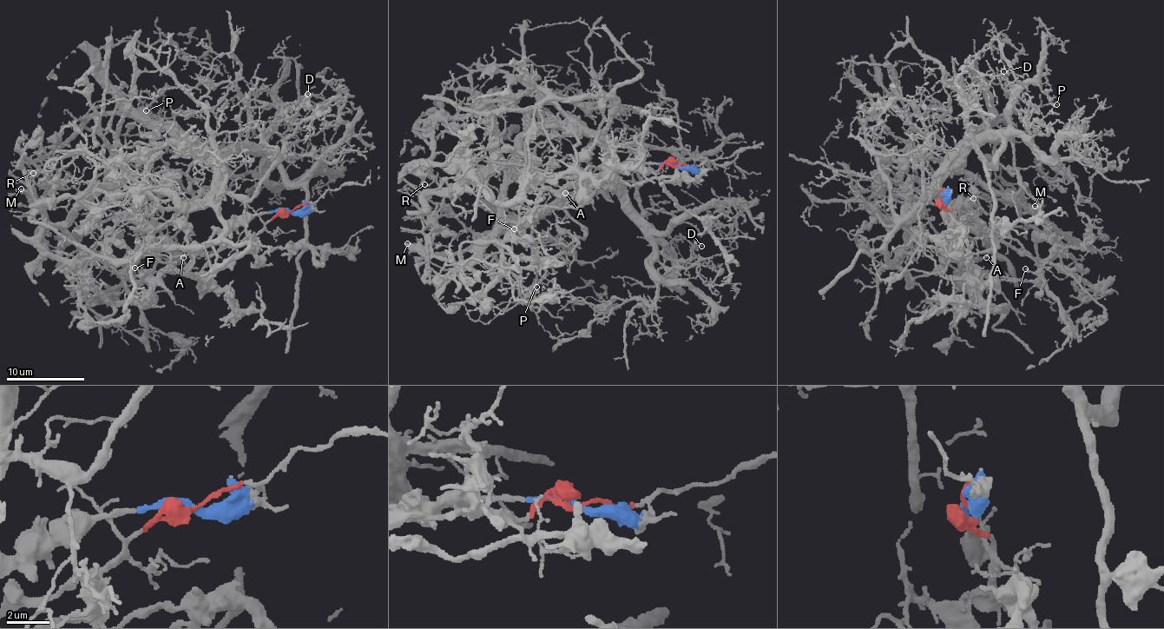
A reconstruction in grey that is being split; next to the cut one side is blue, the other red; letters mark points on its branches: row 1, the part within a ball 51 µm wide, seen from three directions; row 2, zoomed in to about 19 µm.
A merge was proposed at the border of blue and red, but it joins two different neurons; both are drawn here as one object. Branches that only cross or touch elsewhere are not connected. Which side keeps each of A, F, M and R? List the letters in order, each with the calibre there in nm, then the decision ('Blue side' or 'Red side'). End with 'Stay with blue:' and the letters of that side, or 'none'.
A: Thickness 110 nm. Red side
F: Thickness 140 nm. Red side
M: Thickness 300 nm. Red side
R: Thickness 170 nm. Red side
Stay with blue: none

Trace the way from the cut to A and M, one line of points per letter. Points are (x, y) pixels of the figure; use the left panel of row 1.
A: (289, 213), (275, 215), (256, 233), (246, 235), (237, 243), (221, 244), (213, 255), (187, 252), (182, 258)
M: (289, 213), (213, 255), (147, 241), (115, 273), (81, 256), (21, 188)

